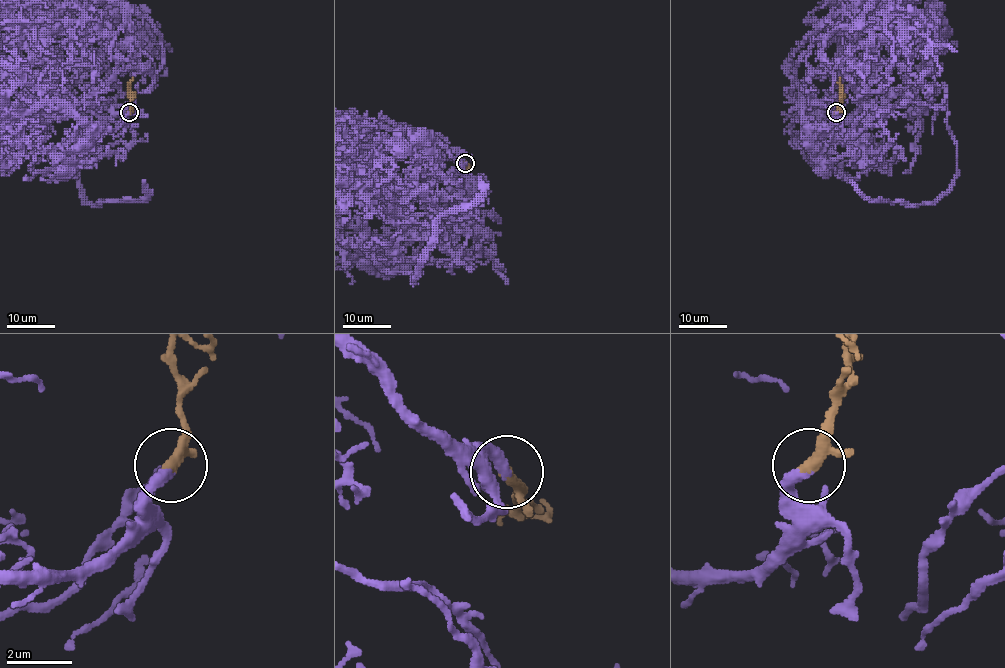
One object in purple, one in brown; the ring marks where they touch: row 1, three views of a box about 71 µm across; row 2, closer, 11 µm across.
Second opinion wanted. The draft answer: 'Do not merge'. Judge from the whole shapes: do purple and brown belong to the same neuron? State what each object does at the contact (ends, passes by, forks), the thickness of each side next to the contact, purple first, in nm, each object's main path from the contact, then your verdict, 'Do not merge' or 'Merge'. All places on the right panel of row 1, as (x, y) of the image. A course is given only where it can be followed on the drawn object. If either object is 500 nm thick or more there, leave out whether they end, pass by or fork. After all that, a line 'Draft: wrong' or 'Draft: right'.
At the ring purple ends. At the ring brown passes by. Thickness 380 nm (purple) against 280 nm. Course of brown: (836, 112), (842, 99), (840, 78). Merge
Draft: wrong

